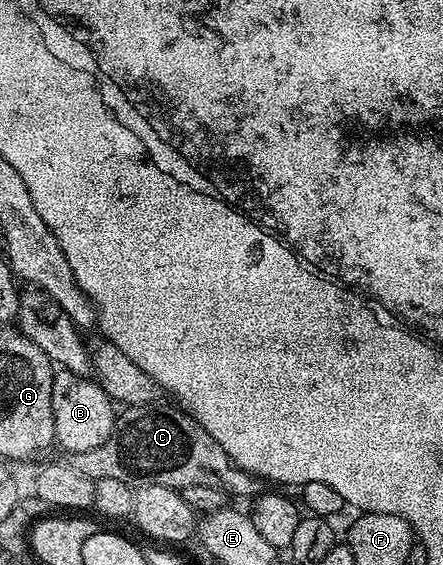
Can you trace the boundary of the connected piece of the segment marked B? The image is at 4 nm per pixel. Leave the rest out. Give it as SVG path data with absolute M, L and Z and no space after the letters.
M59 369L52 380L52 420L54 421L54 441L66 449L67 455L80 452L92 452L92 448L100 448L104 440L115 437L116 406L97 380L90 376L76 376L72 372Z

